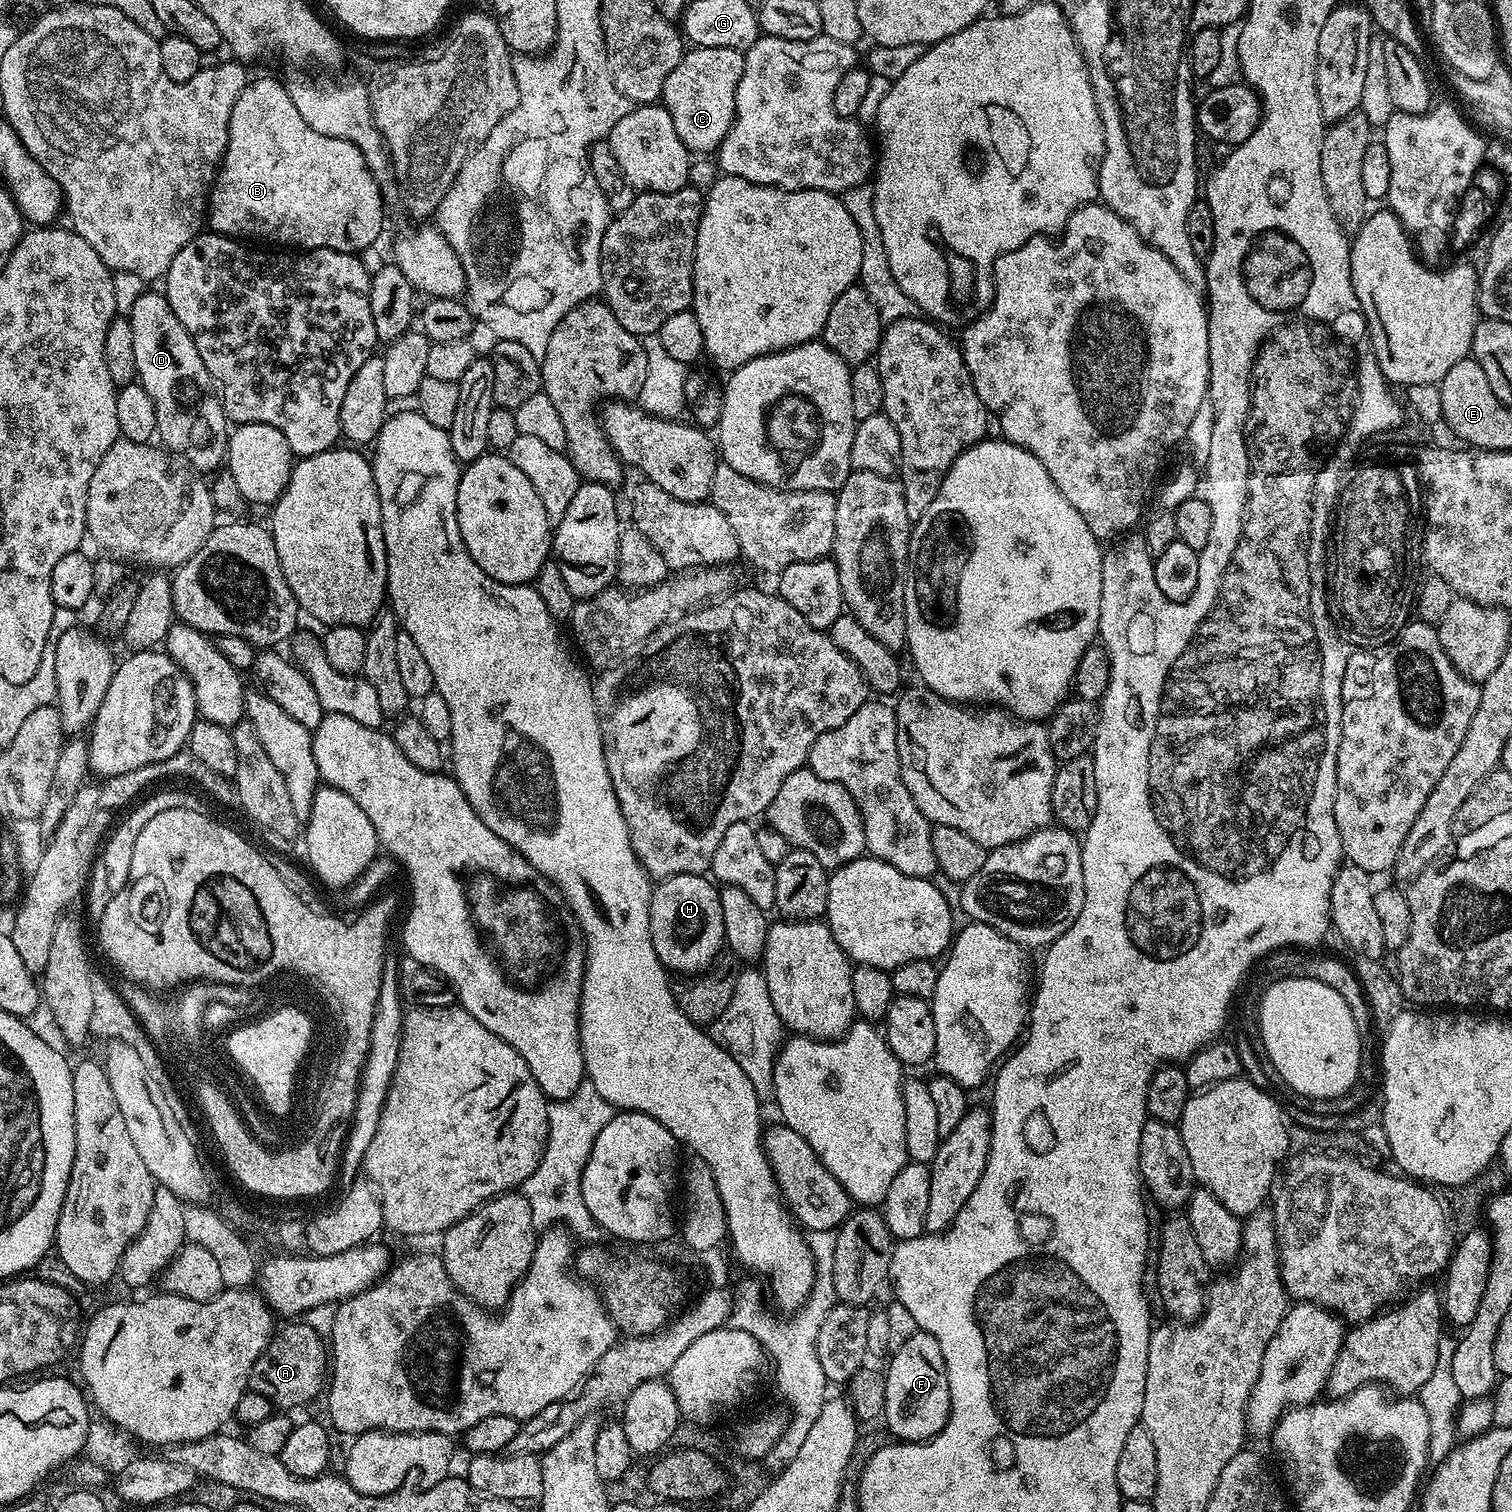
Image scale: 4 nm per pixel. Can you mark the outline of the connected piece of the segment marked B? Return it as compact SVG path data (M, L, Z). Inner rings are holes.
M253 79L246 87L238 94L238 98L234 102L234 110L230 110L230 130L228 131L228 145L224 151L224 161L220 164L220 170L216 174L216 181L212 184L212 187L208 193L208 211L206 213L206 224L211 231L219 232L223 235L233 238L247 238L252 242L260 242L256 240L269 240L269 245L272 246L292 246L288 244L297 244L295 247L300 250L311 250L314 248L329 248L335 252L351 252L353 254L363 253L363 248L368 248L376 239L380 236L380 231L384 228L384 200L380 197L380 191L382 191L382 185L379 180L373 176L371 170L366 166L366 158L362 158L362 154L356 146L354 146L348 140L342 138L330 138L326 134L318 134L318 130L312 129L310 126L306 126L306 122L302 119L302 114L298 114L298 106L294 106L294 102L290 98L287 87L283 83L279 84L276 80L256 80Z

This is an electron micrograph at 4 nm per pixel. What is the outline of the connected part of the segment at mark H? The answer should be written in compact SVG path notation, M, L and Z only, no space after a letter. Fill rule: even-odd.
M678 874L677 876L669 876L668 879L659 881L652 889L650 938L654 942L654 952L658 954L658 958L663 962L669 973L703 973L721 955L722 949L725 947L722 902L720 901L717 885L707 875L691 876L690 874Z

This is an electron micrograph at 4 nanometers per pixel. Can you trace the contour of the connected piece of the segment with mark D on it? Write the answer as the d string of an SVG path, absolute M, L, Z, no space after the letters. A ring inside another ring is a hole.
M163 291L142 293L132 304L130 319L134 330L136 380L154 402L159 443L187 461L195 471L215 473L228 455L230 421L224 415L224 406L198 354L198 346L194 346L186 326L170 310Z

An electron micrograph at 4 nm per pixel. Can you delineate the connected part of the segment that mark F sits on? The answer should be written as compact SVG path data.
M918 1331L893 1351L890 1357L892 1361L884 1372L886 1406L883 1423L888 1423L888 1428L896 1435L897 1441L930 1440L944 1429L948 1416L952 1413L950 1378L946 1374L946 1358L942 1358L938 1338Z

